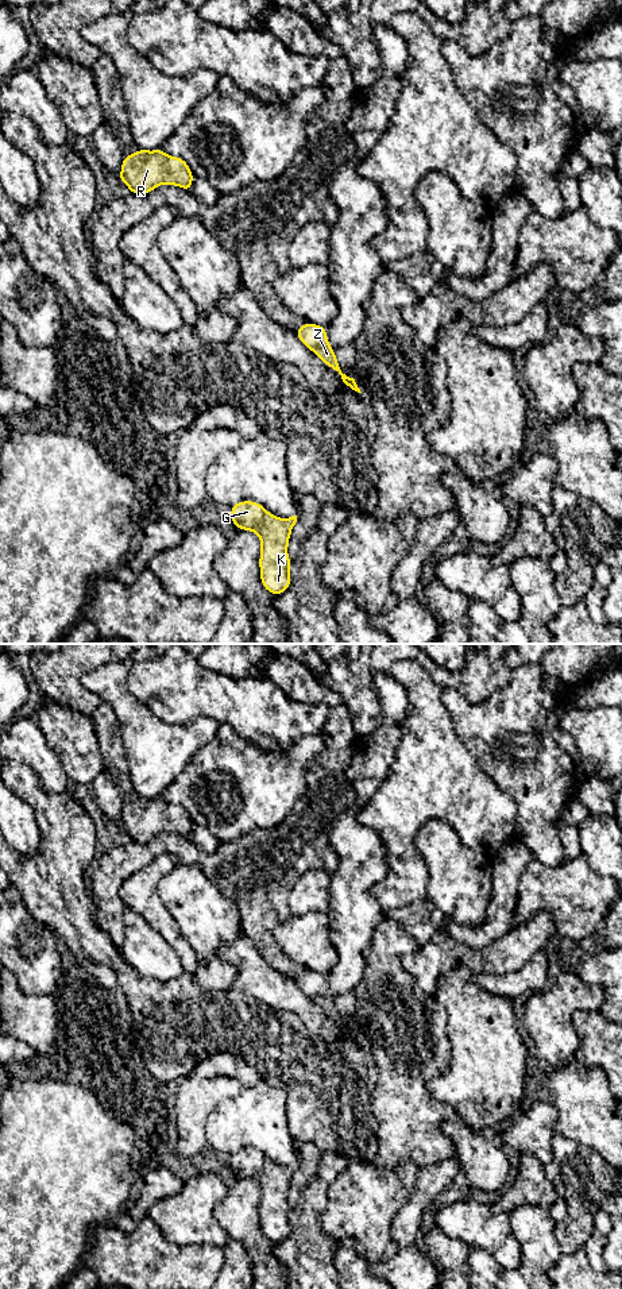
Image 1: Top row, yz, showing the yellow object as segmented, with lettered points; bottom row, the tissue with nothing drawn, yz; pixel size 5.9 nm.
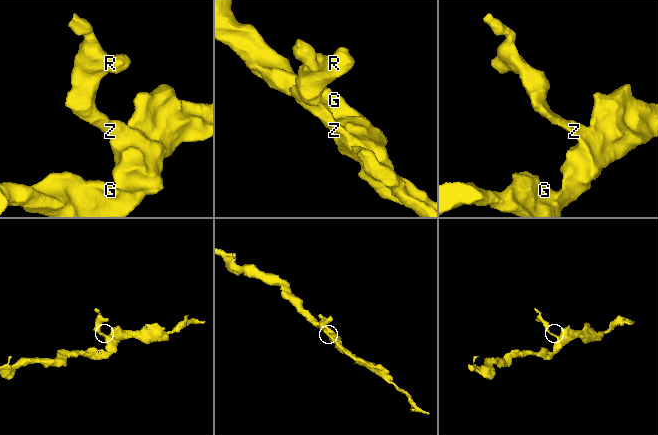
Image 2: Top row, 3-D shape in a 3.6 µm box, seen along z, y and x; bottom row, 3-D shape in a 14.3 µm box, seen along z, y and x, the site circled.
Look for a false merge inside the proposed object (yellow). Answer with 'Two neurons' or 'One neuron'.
One neuron

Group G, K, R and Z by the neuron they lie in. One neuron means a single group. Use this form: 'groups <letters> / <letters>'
groups G K R Z

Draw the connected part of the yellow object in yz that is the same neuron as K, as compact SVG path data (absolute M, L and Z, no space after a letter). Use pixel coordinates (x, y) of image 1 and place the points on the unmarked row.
M240 1149L231 1155L229 1168L237 1177L255 1180L260 1186L260 1231L273 1243L283 1242L291 1232L287 1203L297 1163L279 1166L255 1149Z

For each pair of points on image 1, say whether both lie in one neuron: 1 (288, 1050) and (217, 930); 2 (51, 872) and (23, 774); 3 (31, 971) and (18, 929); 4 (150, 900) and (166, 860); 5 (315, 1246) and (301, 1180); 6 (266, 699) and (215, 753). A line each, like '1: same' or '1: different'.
1: different
2: same
3: same
4: same
5: different
6: different

